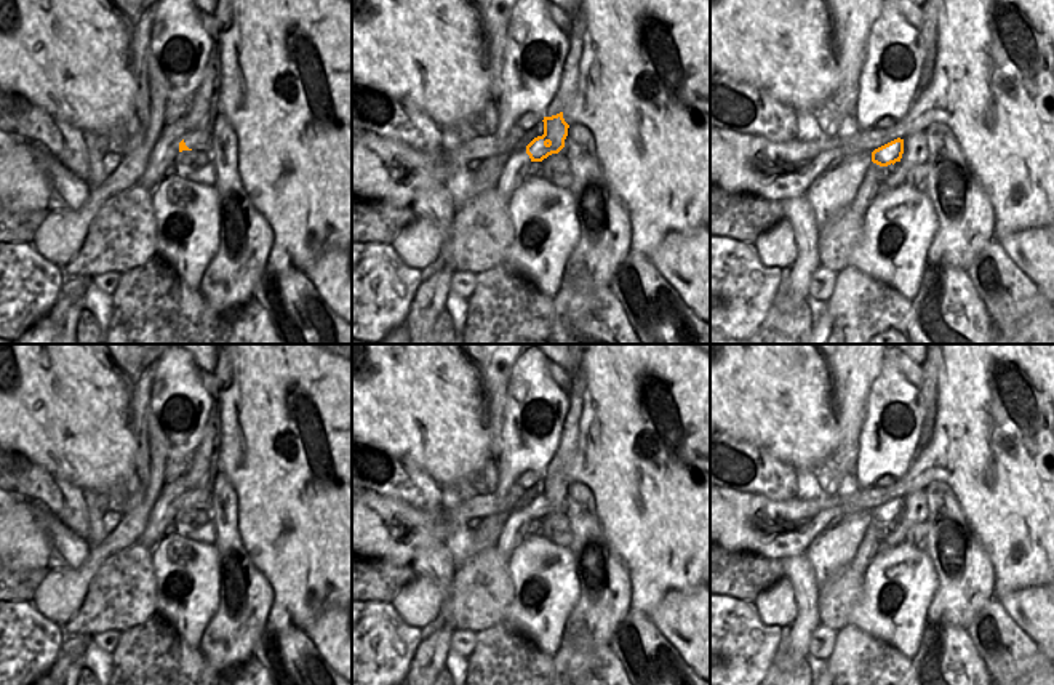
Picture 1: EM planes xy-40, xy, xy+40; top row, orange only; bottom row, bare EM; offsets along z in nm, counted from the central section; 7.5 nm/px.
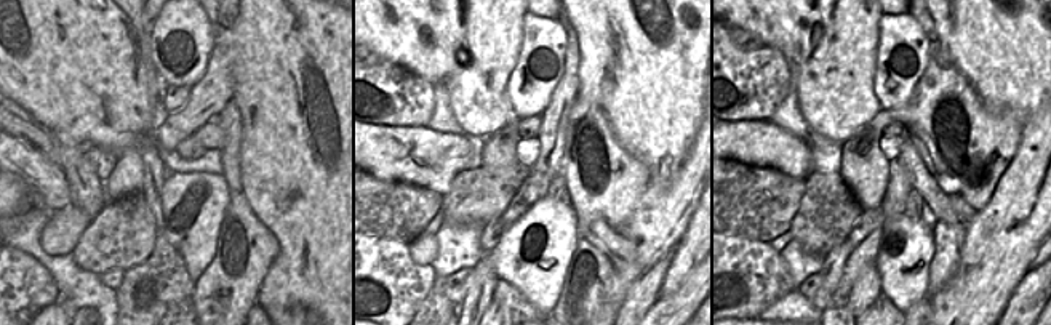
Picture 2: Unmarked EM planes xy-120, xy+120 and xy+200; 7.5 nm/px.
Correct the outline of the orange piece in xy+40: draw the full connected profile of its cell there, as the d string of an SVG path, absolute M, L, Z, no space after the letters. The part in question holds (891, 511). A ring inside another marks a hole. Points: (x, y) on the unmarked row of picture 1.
M897 496L872 511L872 520L880 525L894 523L900 520L904 512L904 498Z

